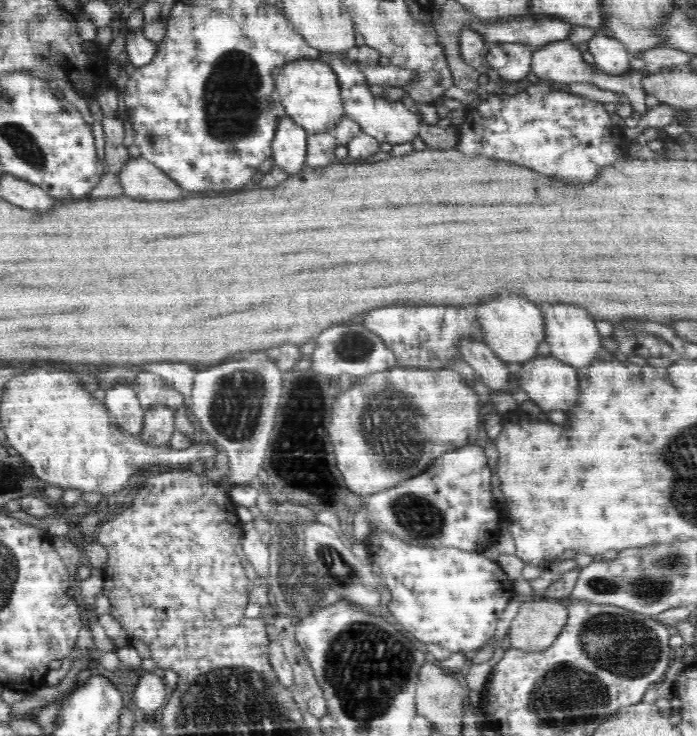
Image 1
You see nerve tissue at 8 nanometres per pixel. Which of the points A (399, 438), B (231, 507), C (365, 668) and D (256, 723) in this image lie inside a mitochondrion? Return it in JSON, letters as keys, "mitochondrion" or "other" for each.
{"A":"mitochondrion","B":"other","C":"mitochondrion","D":"mitochondrion"}

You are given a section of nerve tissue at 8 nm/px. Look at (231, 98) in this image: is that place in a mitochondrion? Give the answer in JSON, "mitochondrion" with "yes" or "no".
{"mitochondrion":"yes"}

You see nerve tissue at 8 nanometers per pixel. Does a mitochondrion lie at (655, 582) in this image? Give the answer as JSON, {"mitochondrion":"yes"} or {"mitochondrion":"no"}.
{"mitochondrion":"yes"}

